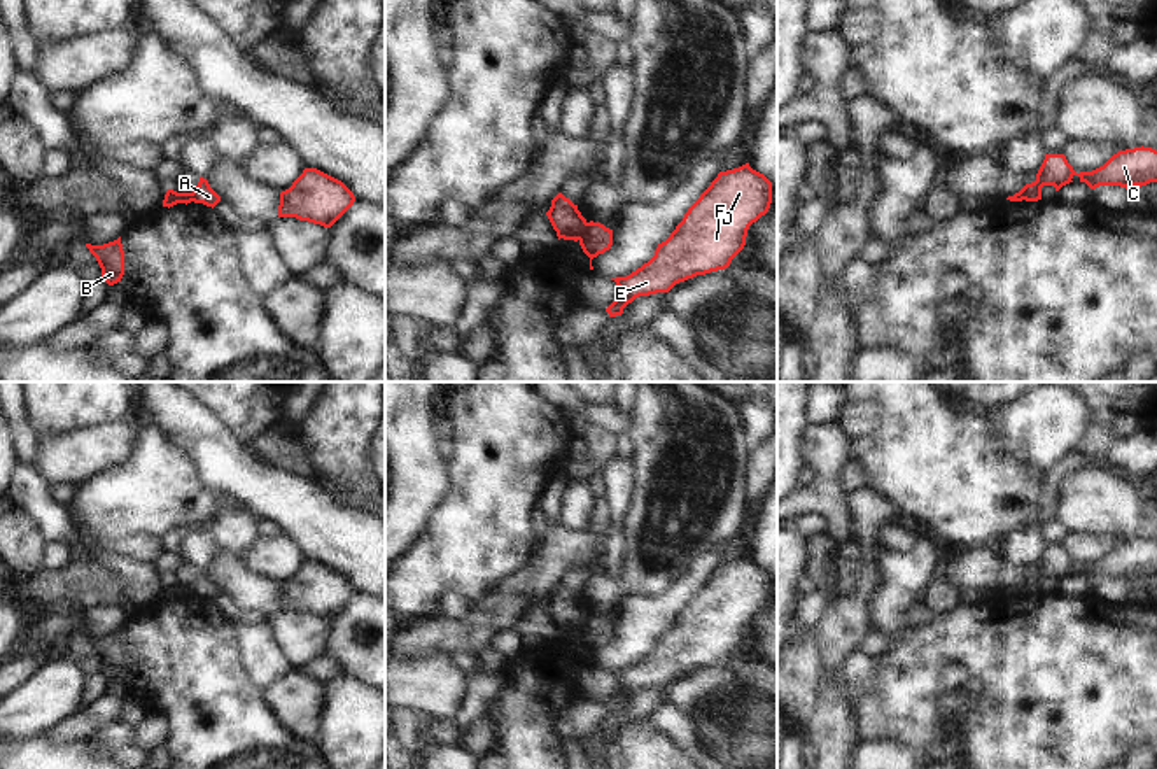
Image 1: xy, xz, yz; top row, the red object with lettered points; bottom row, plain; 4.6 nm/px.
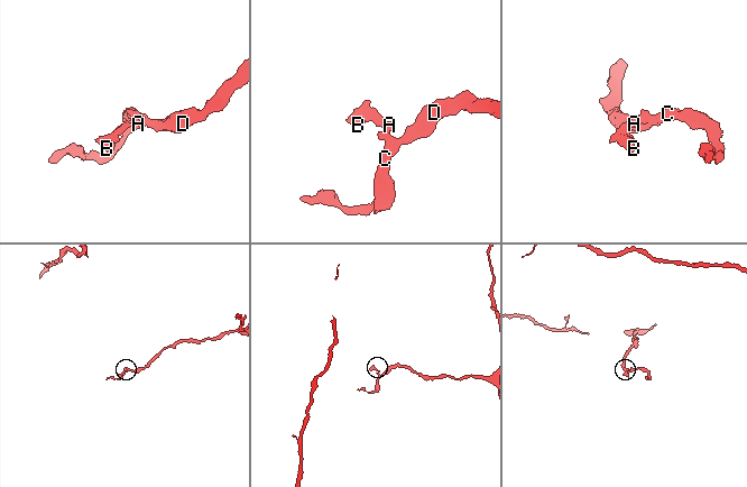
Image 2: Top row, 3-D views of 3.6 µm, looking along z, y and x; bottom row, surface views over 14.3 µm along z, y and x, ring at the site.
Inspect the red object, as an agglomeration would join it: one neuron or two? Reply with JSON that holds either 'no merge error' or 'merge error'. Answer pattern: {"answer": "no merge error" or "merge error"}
{"answer": "merge error"}

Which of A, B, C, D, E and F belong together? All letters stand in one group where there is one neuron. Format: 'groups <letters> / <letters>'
groups A C D E F / B

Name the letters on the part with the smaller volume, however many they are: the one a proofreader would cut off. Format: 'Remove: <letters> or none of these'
Remove: B

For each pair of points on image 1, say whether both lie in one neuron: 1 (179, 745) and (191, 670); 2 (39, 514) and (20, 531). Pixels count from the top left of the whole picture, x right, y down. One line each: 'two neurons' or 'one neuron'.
1: one neuron
2: two neurons

